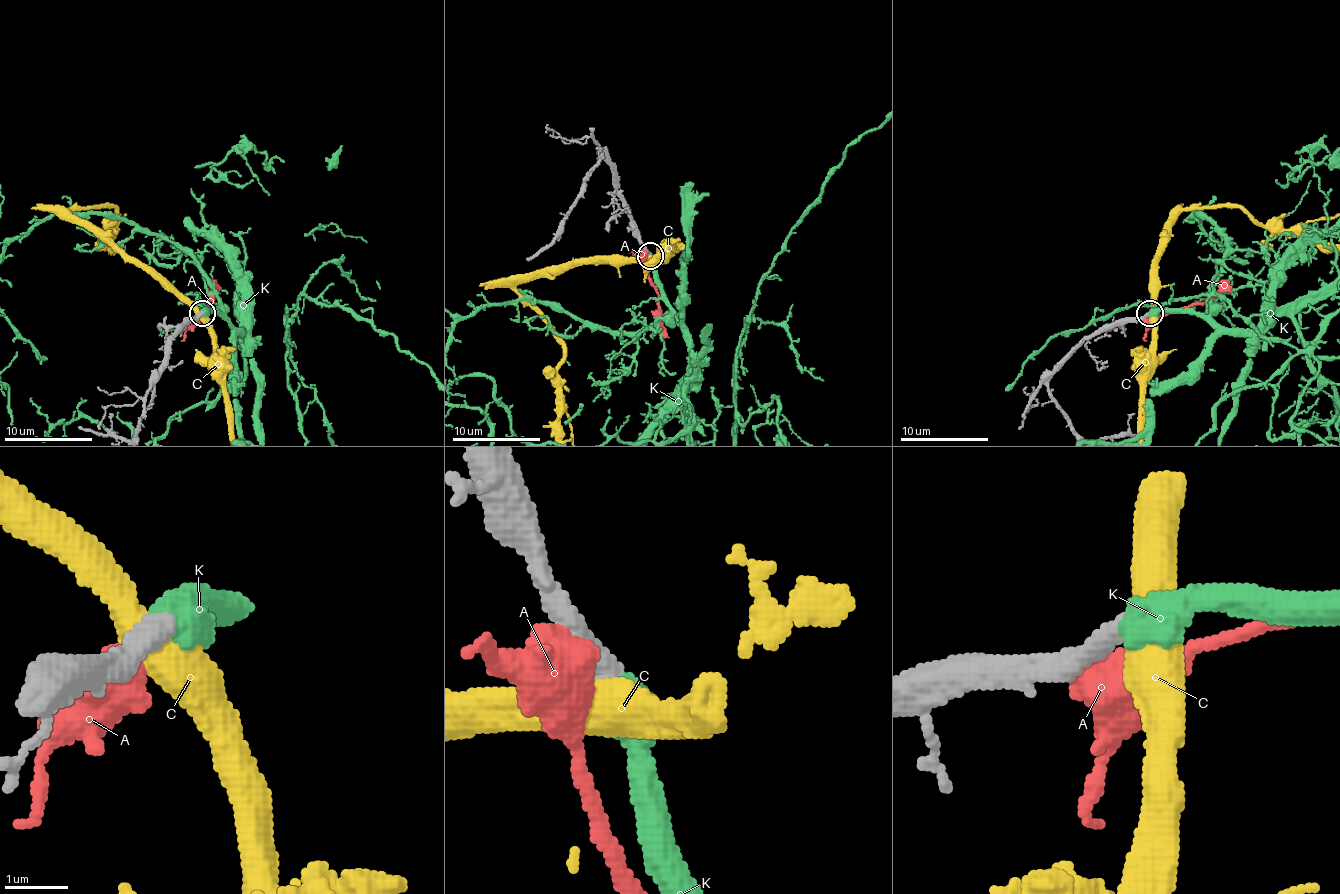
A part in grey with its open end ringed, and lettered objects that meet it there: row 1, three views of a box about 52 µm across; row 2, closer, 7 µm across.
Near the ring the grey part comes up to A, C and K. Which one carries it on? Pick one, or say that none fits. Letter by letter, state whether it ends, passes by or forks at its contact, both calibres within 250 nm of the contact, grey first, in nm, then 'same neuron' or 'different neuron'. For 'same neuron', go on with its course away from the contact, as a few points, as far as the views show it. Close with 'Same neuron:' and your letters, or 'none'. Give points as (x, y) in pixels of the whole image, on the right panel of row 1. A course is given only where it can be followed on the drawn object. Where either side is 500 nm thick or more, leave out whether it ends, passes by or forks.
A: 500/750 nm | different neuron
C: 420/500 nm | different neuron
K: 420/600 nm | same neuron
Same neuron: K

